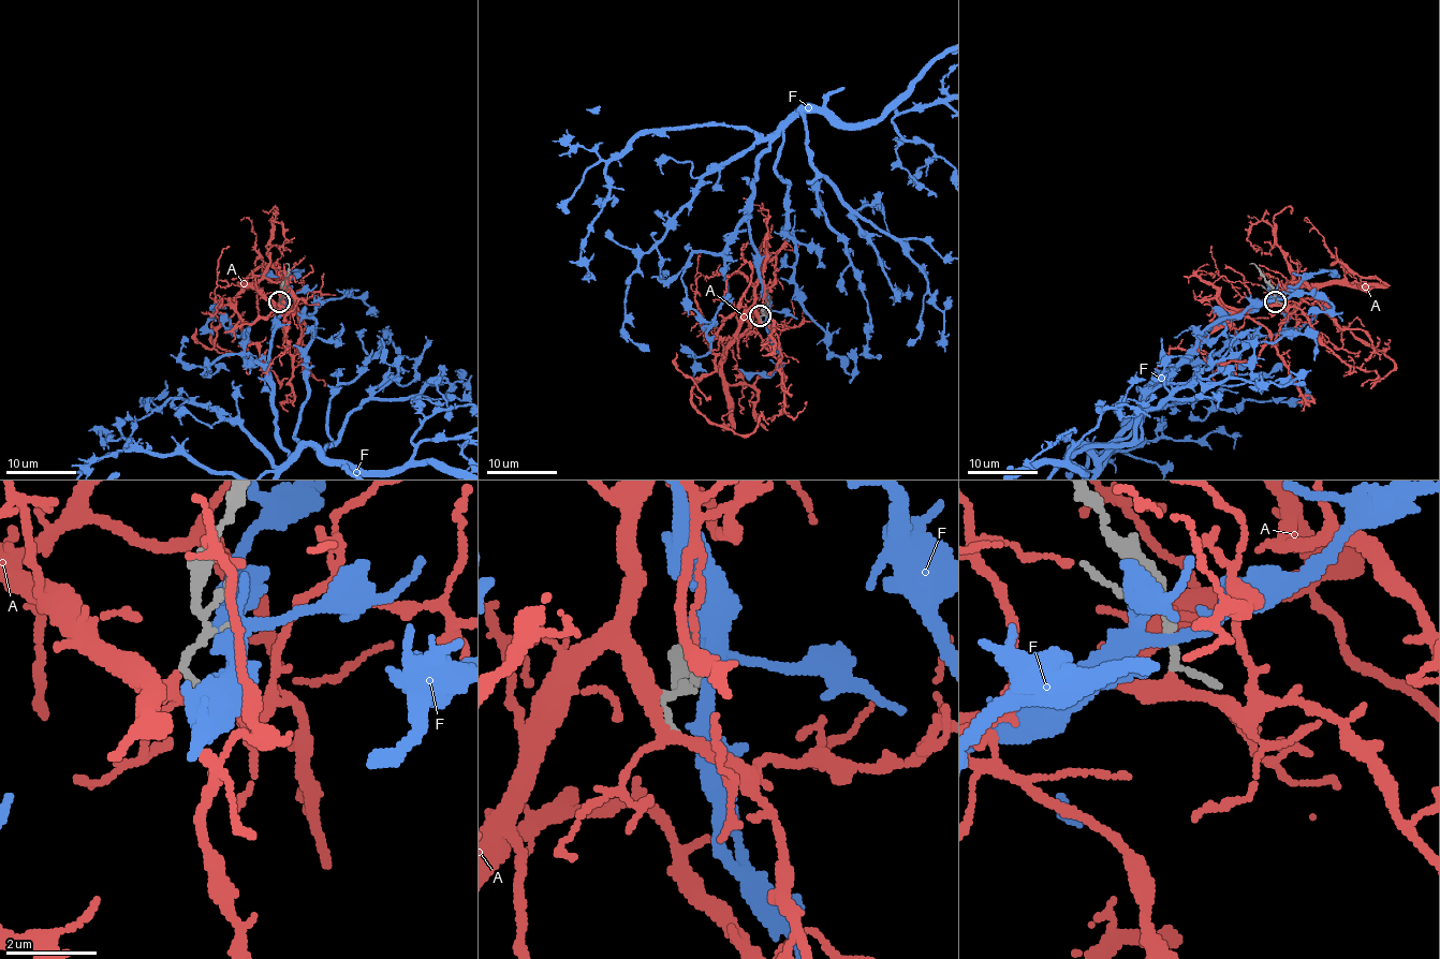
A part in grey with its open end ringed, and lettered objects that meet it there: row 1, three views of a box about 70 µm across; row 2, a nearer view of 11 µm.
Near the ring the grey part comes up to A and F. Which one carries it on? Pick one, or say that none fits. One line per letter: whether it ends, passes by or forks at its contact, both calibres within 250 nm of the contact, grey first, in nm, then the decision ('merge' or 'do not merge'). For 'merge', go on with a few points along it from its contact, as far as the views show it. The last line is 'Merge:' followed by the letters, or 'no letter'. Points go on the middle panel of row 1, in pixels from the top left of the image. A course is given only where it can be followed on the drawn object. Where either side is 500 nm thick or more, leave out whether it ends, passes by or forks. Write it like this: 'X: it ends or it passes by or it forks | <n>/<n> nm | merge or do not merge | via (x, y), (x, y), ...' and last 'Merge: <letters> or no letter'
A: it passes by | 150/360 nm | merge | via (760, 316), (752, 310), (744, 316), (691, 399), (710, 421), (741, 434), (758, 426), (760, 412)
F: it forks | 160/240 nm | do not merge
Merge: A

